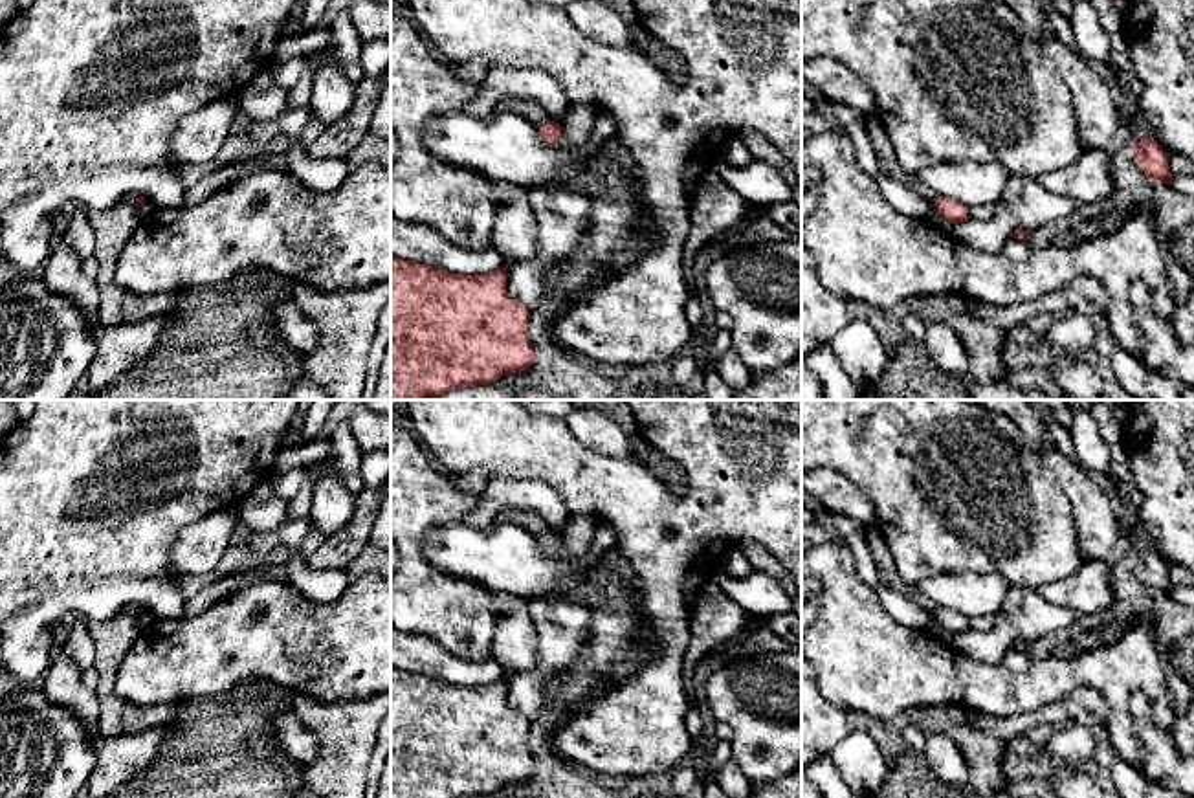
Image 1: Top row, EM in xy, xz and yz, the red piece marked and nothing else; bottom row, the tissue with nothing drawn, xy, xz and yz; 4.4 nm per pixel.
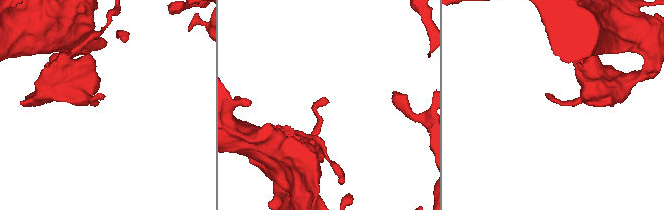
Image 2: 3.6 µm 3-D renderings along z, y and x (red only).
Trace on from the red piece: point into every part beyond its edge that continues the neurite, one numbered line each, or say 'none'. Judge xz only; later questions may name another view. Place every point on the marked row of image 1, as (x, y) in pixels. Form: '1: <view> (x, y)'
none

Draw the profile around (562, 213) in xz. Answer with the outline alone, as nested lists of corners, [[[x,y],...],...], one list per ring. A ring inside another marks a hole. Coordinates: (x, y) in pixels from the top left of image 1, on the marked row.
[[[545,185],[530,191],[530,205],[539,227],[539,253],[532,260],[508,266],[506,292],[512,299],[536,308],[543,299],[543,268],[583,249],[592,200],[569,187]]]

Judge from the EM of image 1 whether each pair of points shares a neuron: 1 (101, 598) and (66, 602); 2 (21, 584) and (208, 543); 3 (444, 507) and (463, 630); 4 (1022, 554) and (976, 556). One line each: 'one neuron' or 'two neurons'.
1: one neuron
2: two neurons
3: one neuron
4: one neuron

